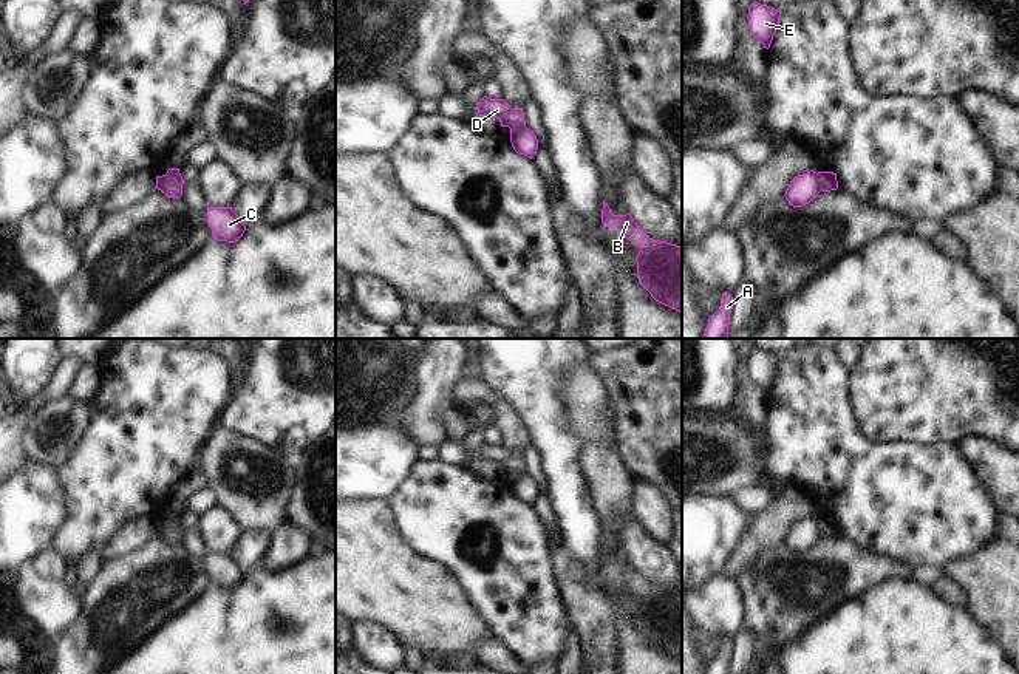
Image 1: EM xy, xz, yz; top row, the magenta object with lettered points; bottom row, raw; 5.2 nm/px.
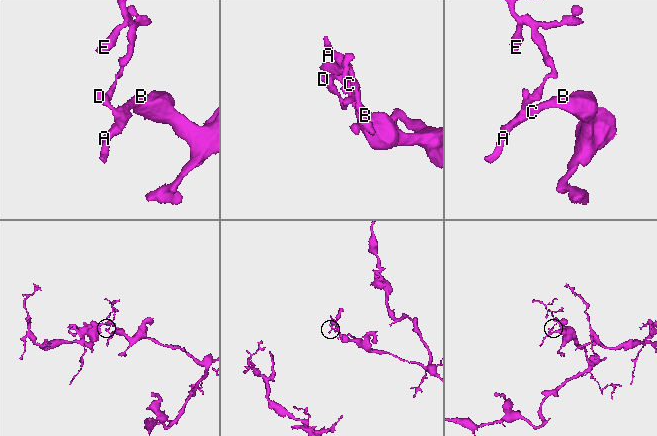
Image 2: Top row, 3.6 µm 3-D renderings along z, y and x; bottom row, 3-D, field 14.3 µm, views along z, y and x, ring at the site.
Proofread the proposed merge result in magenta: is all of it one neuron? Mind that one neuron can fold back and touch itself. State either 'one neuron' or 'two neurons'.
two neurons

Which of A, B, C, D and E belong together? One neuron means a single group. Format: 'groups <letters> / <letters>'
groups A B C D / E

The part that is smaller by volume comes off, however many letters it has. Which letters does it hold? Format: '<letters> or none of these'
E

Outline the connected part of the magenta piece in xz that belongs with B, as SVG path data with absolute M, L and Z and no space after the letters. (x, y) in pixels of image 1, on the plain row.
M605 547L602 569L640 595L636 621L651 643L682 659L682 592L649 584L629 560L612 561Z

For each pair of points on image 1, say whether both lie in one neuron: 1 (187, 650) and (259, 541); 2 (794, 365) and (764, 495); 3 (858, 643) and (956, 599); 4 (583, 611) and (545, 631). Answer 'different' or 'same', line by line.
1: different
2: different
3: different
4: different

